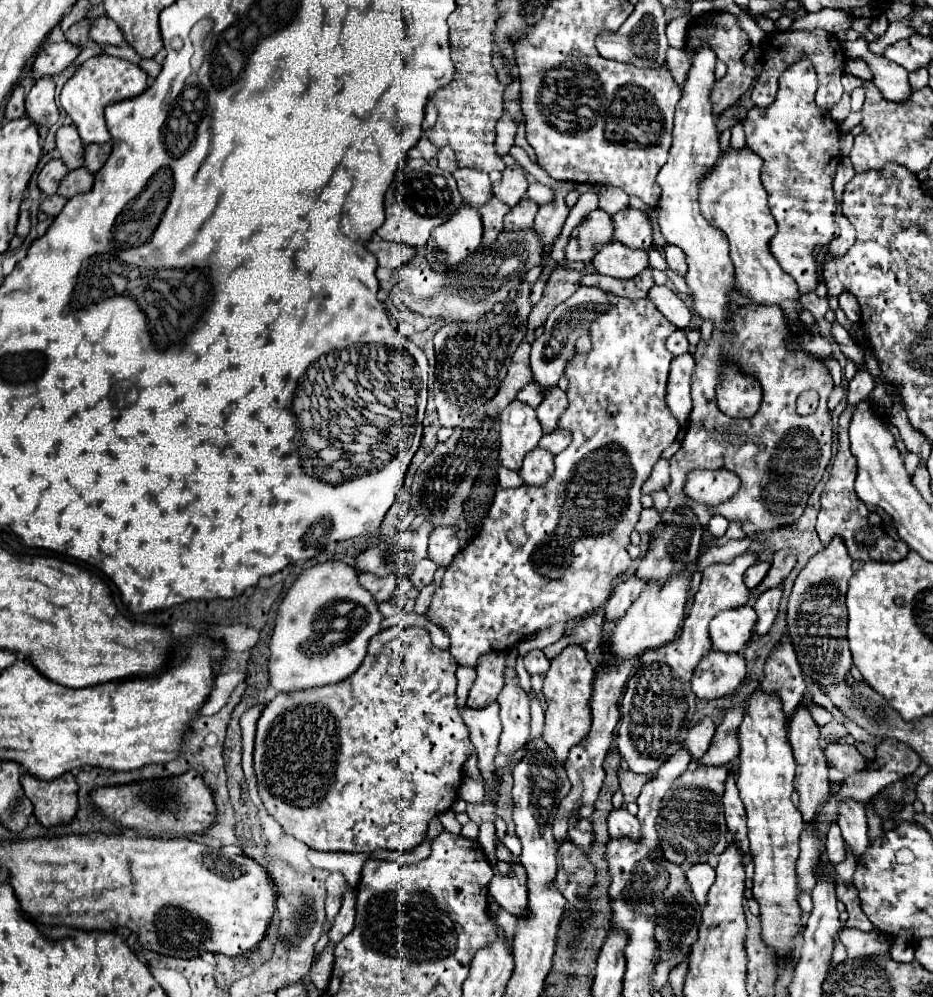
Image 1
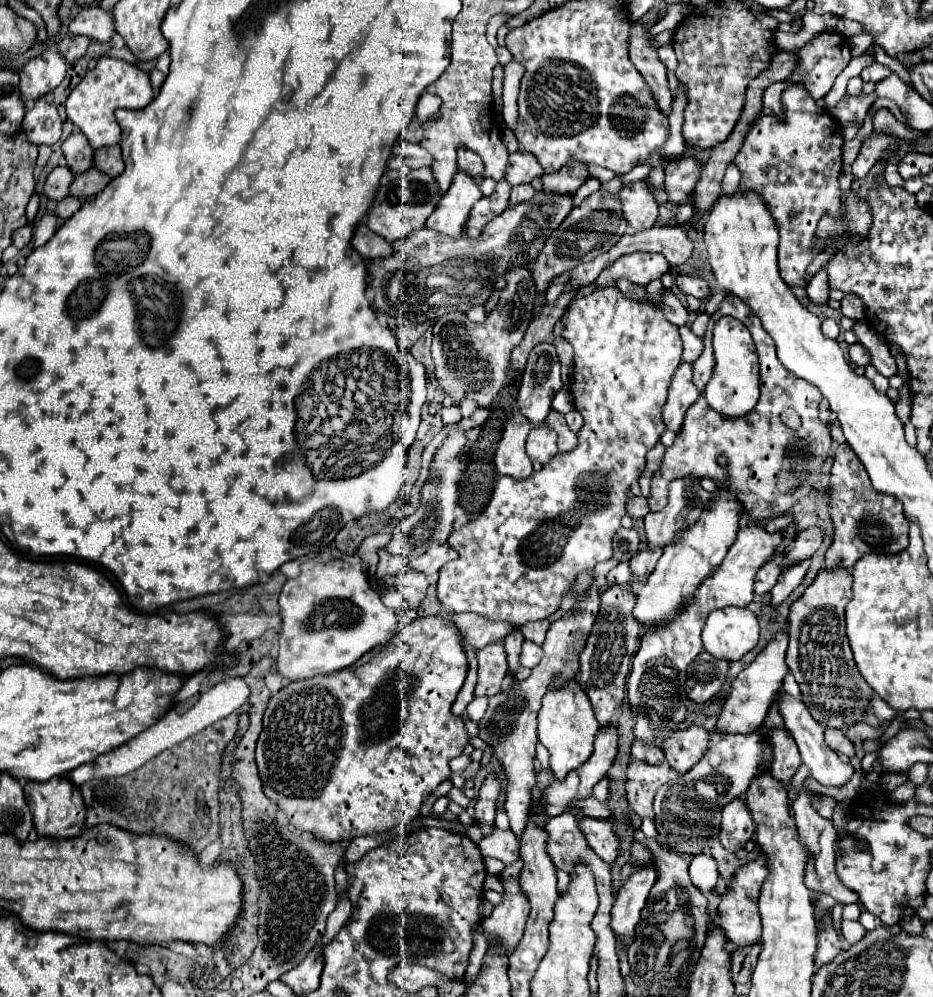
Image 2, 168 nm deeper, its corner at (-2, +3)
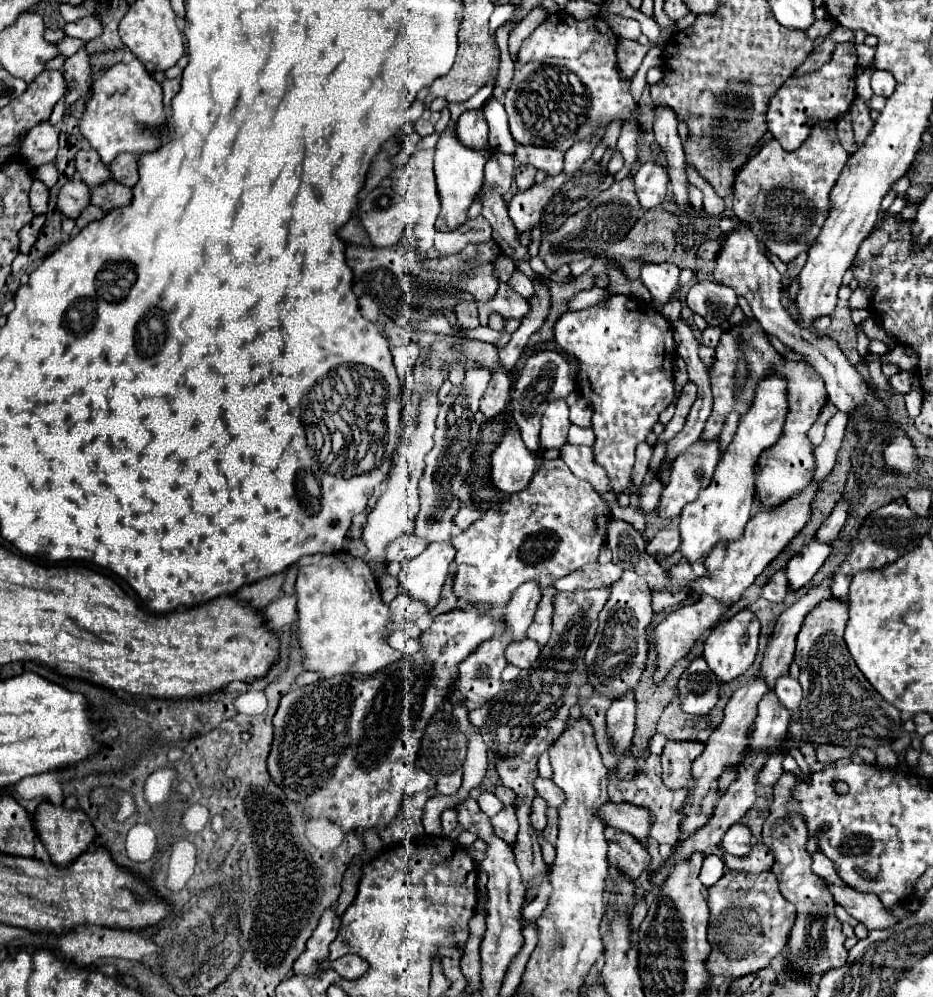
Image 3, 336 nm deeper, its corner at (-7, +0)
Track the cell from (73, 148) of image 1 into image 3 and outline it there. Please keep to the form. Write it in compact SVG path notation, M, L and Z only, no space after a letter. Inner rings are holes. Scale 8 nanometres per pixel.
M80 149L76 153L76 171L80 173L82 181L86 185L98 185L100 181L108 181L110 173L108 173L108 167L100 161L98 153L94 149Z

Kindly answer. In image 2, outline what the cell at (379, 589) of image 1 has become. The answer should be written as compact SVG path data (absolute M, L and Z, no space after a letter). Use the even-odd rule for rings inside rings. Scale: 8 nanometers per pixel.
M379 548L379 566L377 566L377 578L387 578L387 576L397 576L401 570L405 570L407 566L407 558L403 556L395 556L391 552L387 552L387 548Z

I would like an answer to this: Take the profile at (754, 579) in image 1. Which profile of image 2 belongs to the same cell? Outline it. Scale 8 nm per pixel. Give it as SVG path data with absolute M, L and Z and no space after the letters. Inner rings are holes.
M769 560L767 564L763 564L755 576L755 594L767 594L775 586L779 574L781 568L777 566L777 562Z

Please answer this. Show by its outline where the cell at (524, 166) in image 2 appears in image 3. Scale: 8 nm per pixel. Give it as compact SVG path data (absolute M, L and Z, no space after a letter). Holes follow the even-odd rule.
M518 145L514 151L514 159L520 165L532 165L538 171L544 171L546 175L560 175L564 153L556 153L556 149L544 149L534 145L528 145L528 147Z

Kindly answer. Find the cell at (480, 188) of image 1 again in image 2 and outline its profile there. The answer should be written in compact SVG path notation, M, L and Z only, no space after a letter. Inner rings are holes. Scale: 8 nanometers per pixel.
M459 148L457 152L457 166L459 170L471 174L475 180L481 180L481 172L483 172L483 162L477 154L473 154L467 148Z

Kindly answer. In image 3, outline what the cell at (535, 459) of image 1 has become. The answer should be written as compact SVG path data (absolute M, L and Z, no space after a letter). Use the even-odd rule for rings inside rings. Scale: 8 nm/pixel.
M564 399L552 401L542 417L540 429L540 449L560 449L566 443L570 421L568 421L568 405Z

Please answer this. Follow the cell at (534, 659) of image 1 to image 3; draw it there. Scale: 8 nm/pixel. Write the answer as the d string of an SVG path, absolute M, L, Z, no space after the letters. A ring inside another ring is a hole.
M524 639L518 643L510 643L506 649L506 659L518 669L528 669L540 655L540 645L532 639Z

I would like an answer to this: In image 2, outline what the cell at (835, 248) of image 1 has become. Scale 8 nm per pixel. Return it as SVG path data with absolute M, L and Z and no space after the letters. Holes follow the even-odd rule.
M821 270L817 272L817 276L807 284L805 288L805 294L809 298L811 304L827 304L829 300L829 284L827 284L827 270Z

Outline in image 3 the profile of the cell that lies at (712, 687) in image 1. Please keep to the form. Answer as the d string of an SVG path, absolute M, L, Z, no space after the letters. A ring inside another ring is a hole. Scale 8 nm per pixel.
M696 657L688 665L678 681L678 691L682 709L692 715L706 715L718 703L720 683L704 657Z

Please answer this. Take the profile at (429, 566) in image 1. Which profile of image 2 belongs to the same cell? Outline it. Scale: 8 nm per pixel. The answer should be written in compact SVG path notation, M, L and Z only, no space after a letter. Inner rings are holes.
M405 568L395 578L395 588L397 588L397 592L403 594L409 608L419 608L425 594L427 594L427 578L419 572L413 572L413 570Z

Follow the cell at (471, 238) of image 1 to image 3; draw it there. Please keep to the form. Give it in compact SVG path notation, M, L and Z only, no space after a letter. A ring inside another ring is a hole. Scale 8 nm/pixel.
M446 129L436 145L436 157L434 157L434 173L436 173L436 185L440 189L442 199L442 211L436 219L438 231L452 231L468 221L468 209L476 201L478 191L484 181L484 163L488 161L488 149L484 151L470 151L464 145L458 143L452 129Z

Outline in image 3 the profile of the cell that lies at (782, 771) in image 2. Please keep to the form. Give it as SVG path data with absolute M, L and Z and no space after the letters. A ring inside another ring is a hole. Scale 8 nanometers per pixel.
M784 773L778 783L774 785L774 803L770 807L770 815L764 821L764 831L762 831L762 839L764 845L772 851L774 855L774 865L772 871L776 873L778 881L780 881L780 891L782 895L796 905L798 917L796 923L792 927L790 933L790 949L792 949L792 957L796 957L796 965L800 965L800 969L804 969L804 973L808 973L810 977L816 973L826 973L828 969L840 967L844 965L848 951L844 947L846 935L840 929L840 921L834 915L834 899L828 893L824 881L812 873L810 865L810 853L806 851L806 841L808 841L808 829L804 823L804 817L800 813L792 813L786 809L788 803L794 801L794 789L800 783L796 773Z

